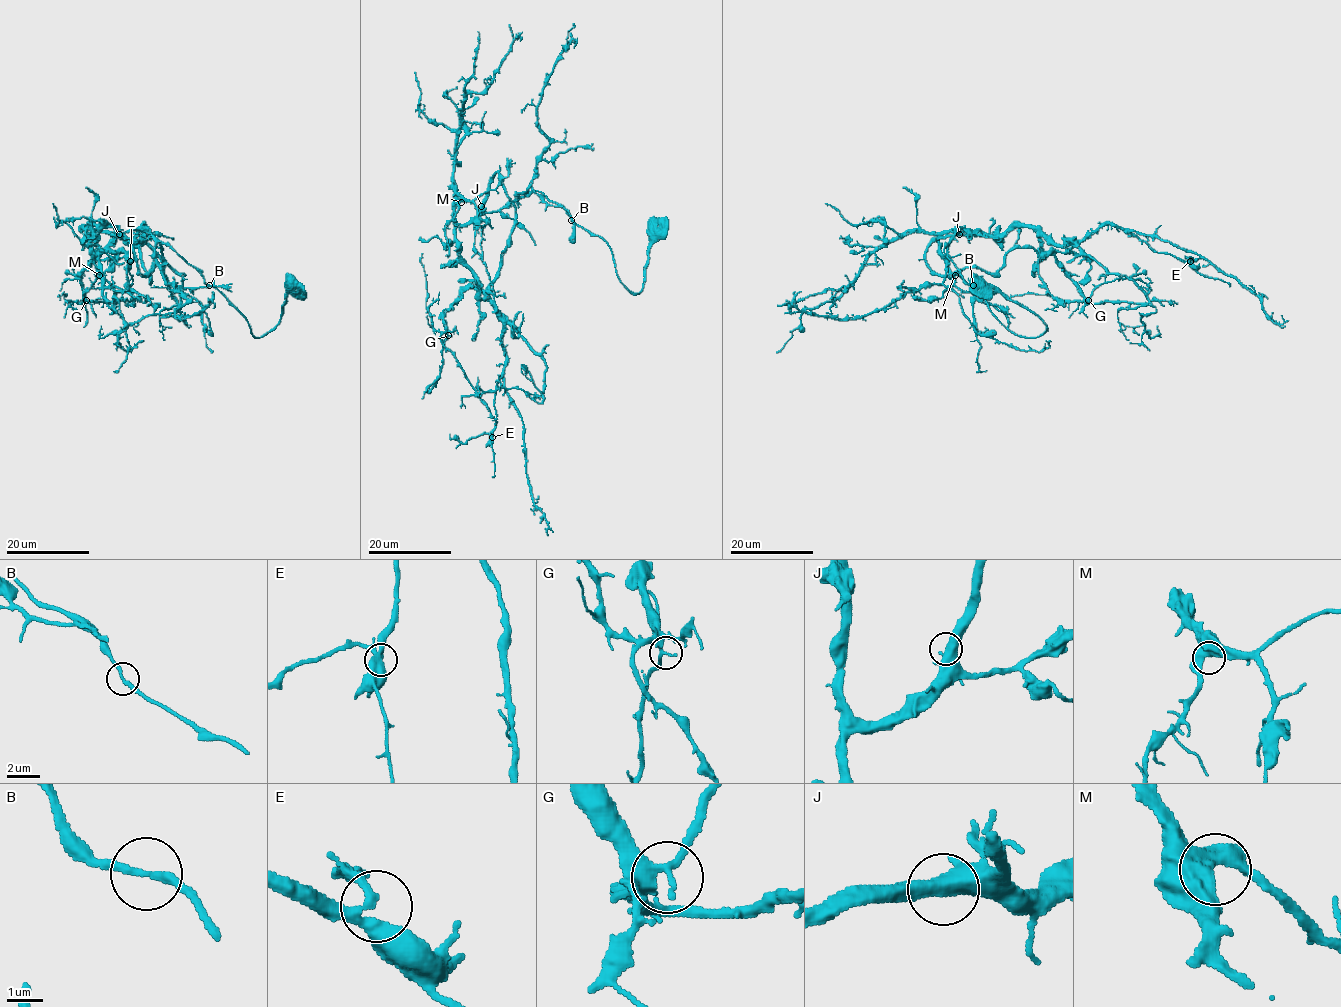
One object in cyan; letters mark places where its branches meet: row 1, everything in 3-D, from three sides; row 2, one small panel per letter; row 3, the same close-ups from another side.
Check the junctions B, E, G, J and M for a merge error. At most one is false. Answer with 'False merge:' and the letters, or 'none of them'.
False merge: none of them

